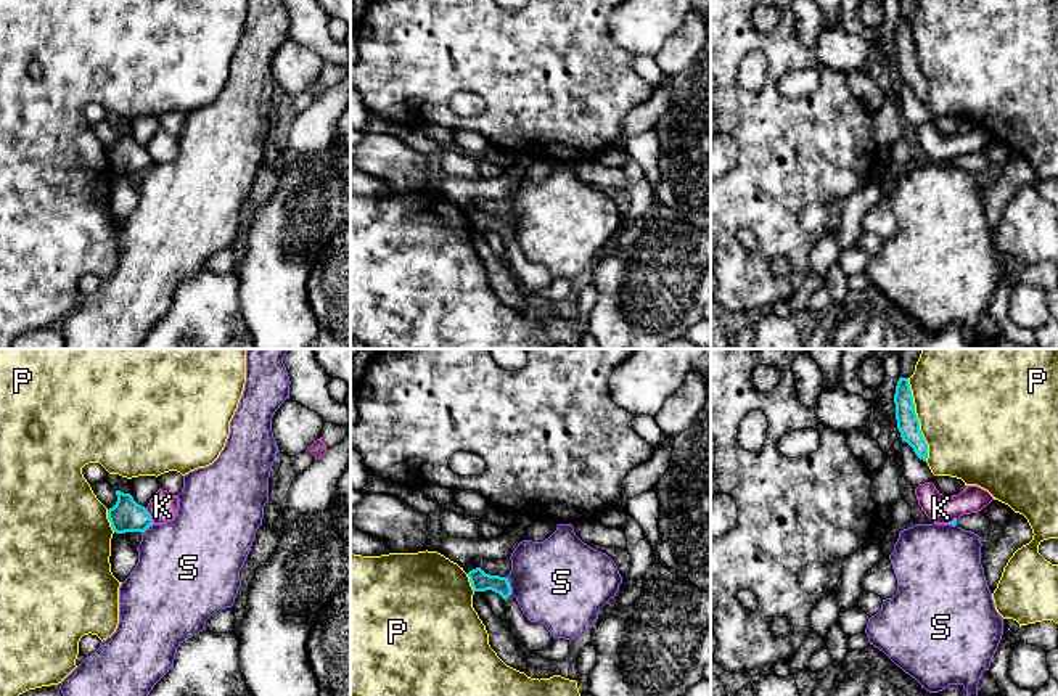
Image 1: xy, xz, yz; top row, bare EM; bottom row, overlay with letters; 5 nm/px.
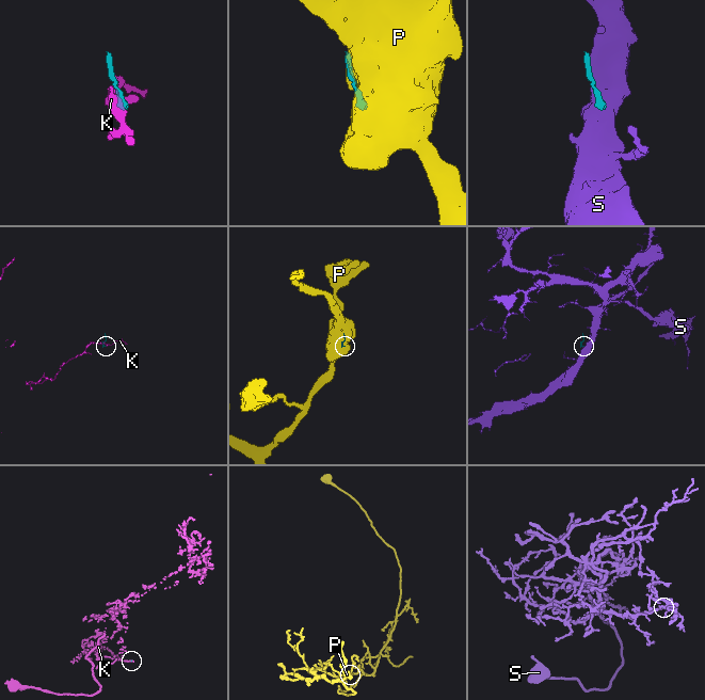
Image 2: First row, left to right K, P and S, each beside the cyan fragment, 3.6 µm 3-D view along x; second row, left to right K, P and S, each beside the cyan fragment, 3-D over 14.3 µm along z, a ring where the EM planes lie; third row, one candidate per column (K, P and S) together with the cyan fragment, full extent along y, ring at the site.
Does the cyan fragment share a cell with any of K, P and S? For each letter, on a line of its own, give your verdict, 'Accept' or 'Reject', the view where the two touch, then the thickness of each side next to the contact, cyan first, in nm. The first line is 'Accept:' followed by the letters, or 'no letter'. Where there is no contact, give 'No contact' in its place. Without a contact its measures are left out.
Accept: no letter
K: Reject. Touches cyan in xy. Thickness 160 nm (cyan) against 150 nm
P: Reject. Touches cyan in yz. Thickness 110 nm (cyan) against 480 nm
S: Reject. Touches cyan in xz. Thickness 100 nm (cyan) against 440 nm

